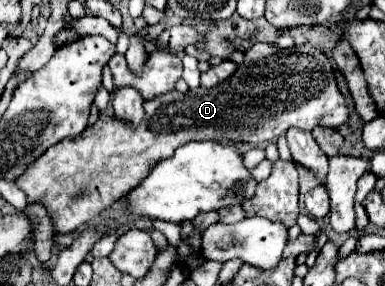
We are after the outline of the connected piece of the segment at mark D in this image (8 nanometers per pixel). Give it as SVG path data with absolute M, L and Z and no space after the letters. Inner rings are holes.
M256 43L244 53L244 61L238 65L238 69L216 87L196 87L188 89L186 93L170 91L158 99L150 99L144 103L144 119L138 125L130 125L118 117L100 115L100 119L82 131L82 135L74 139L62 139L62 143L56 143L44 155L40 155L40 159L26 169L16 185L26 193L28 203L40 201L46 205L56 233L72 233L80 225L98 217L104 209L138 185L156 161L172 157L172 153L188 141L234 141L266 145L276 142L290 127L304 131L312 131L320 125L328 129L340 129L348 123L348 119L350 111L346 107L344 95L338 89L334 63L326 53L310 43L290 49L280 49L274 43Z

